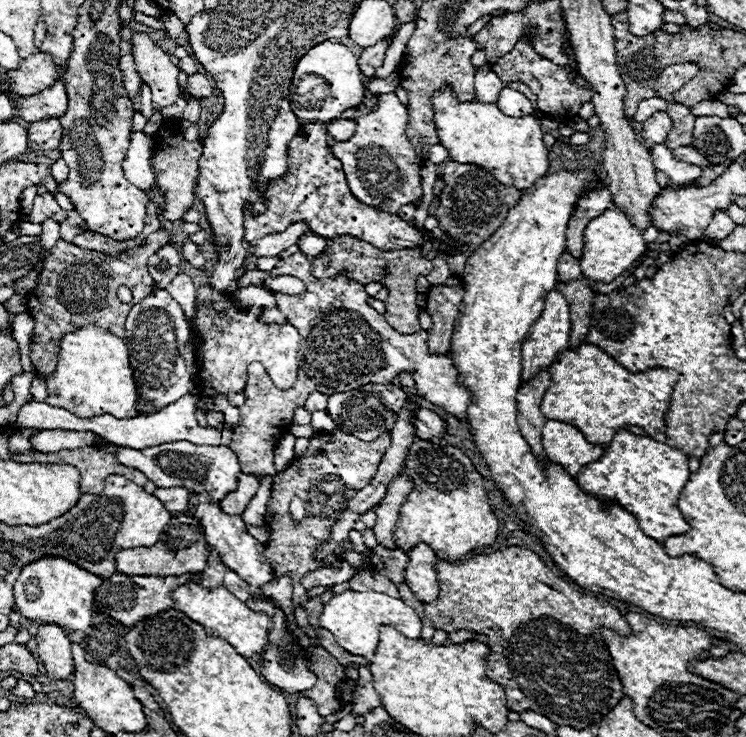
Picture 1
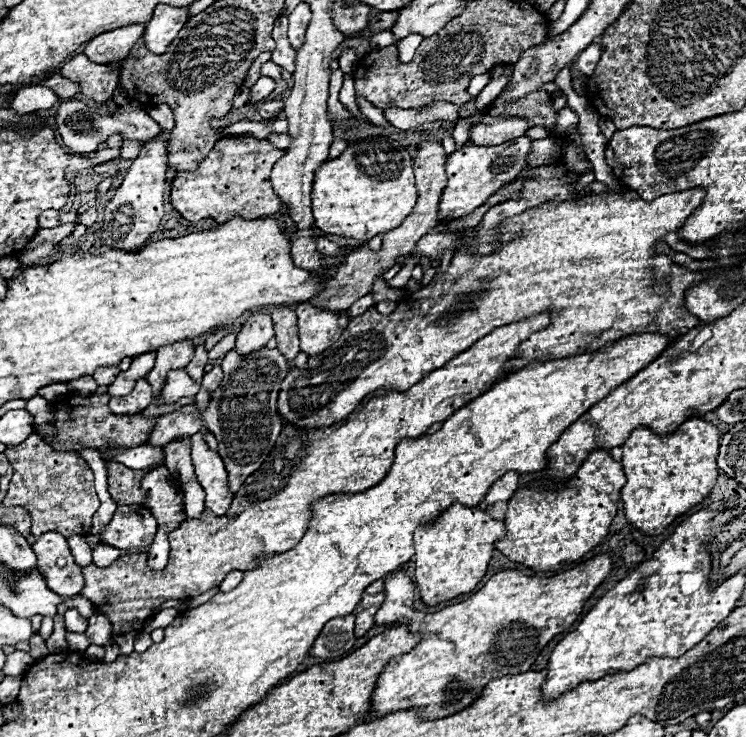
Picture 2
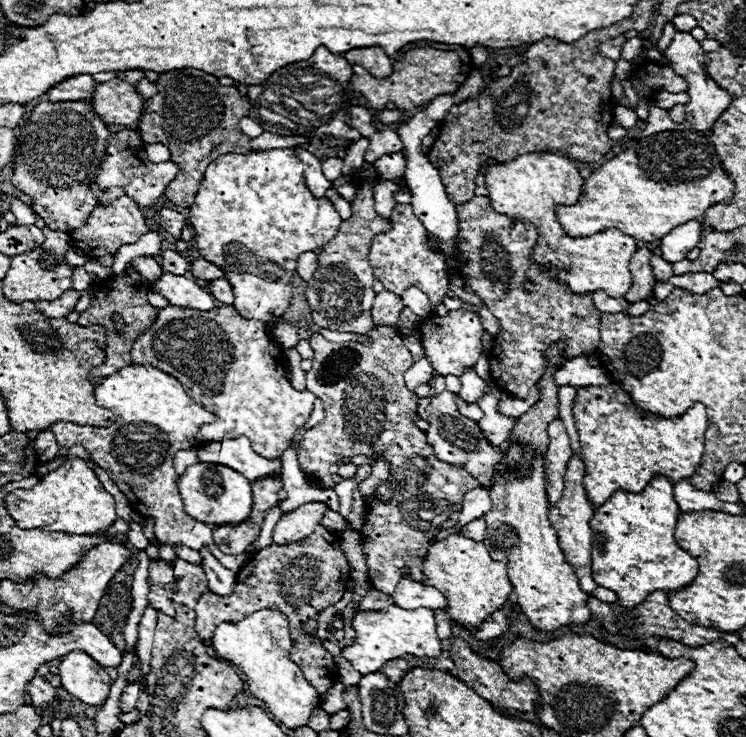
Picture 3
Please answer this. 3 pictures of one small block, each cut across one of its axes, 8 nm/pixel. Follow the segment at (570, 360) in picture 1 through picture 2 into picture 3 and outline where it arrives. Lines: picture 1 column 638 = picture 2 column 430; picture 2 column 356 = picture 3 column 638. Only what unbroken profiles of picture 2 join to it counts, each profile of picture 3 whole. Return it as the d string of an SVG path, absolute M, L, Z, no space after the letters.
M608 384L578 388L572 414L580 436L580 456L586 466L584 488L594 506L602 506L616 490L642 492L654 474L664 474L672 484L690 478L704 454L708 420L702 404L694 404L682 416L662 418L636 408L618 384Z

